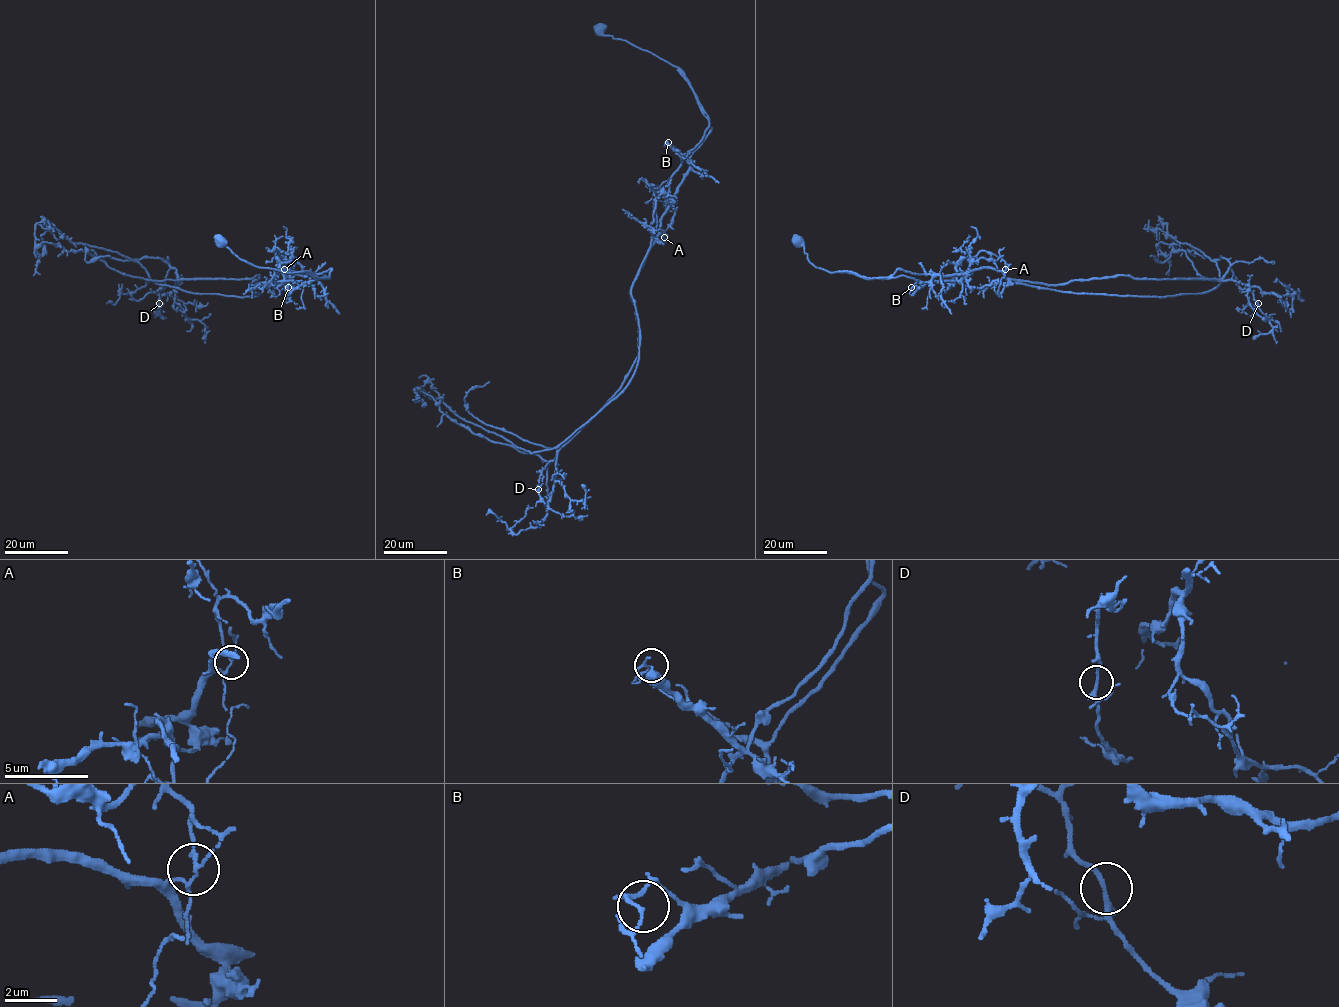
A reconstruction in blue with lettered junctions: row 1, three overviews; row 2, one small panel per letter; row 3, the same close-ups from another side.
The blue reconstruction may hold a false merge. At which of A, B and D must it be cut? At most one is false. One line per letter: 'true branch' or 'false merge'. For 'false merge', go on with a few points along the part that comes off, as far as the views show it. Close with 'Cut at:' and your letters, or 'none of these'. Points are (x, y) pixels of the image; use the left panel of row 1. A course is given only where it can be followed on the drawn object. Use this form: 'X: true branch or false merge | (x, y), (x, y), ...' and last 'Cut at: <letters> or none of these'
A: false merge | (284, 269), (260, 295), (195, 294), (51, 223), (35, 225), (40, 256), (41, 237)
B: true branch
D: true branch
Cut at: A

